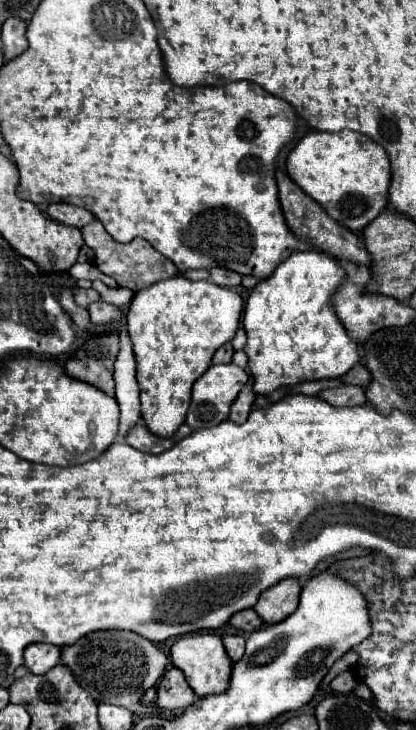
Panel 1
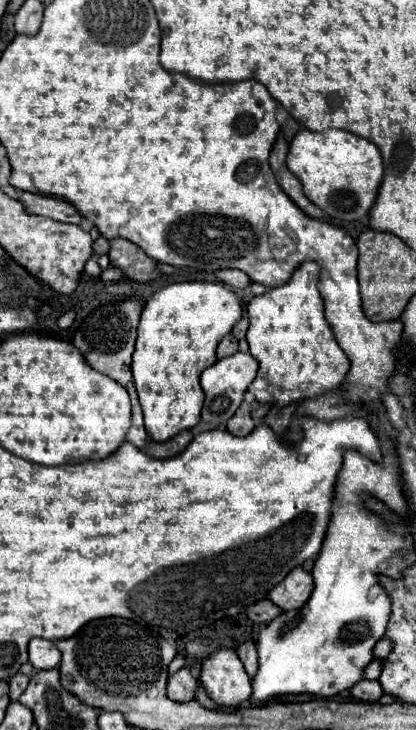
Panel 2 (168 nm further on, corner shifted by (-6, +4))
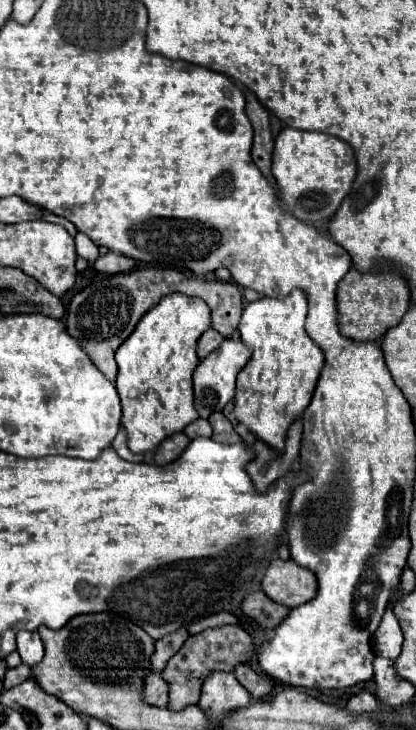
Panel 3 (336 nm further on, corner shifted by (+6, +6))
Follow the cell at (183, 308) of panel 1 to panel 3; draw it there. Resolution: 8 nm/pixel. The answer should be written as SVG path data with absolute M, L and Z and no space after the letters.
M168 295L156 307L152 307L136 325L134 333L118 347L116 363L116 389L122 399L122 427L128 437L128 447L132 453L146 453L156 451L164 437L172 433L184 431L184 427L198 419L194 409L194 393L192 393L192 373L198 365L196 357L196 343L200 335L210 329L210 309L202 299L188 297L188 295Z

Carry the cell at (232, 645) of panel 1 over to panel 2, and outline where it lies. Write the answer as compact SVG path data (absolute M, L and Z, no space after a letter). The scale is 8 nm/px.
M242 641L238 643L238 649L236 649L240 661L244 663L244 669L250 677L254 677L256 669L258 669L258 655L256 655L256 647L252 641Z

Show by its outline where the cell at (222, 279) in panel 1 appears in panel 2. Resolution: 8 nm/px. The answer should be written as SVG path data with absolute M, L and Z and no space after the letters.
M220 269L220 271L214 271L214 275L218 281L222 281L232 289L246 289L250 285L250 279L246 277L246 273L238 269Z

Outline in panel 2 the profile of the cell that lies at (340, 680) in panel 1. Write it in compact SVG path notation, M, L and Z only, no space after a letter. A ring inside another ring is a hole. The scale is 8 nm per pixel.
M360 679L360 683L356 683L354 687L350 687L350 695L360 699L360 701L374 701L378 699L382 693L382 687L378 681L368 681L368 679ZM378 693L378 695L374 695Z

